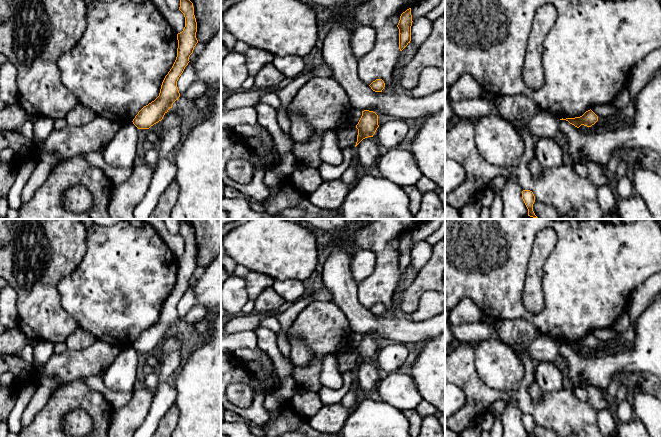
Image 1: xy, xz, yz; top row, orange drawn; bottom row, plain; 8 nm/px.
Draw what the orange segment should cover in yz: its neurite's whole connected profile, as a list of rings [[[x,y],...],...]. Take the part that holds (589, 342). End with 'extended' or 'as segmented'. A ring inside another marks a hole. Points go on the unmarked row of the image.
[[[590,333],[580,341],[566,343],[562,342],[560,344],[566,344],[577,352],[579,352],[581,349],[591,351],[598,345],[598,340]]]; as segmented

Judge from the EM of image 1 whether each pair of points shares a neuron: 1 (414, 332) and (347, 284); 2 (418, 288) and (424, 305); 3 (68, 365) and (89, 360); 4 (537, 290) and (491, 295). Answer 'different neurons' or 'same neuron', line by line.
1: same neuron
2: different neurons
3: same neuron
4: different neurons

